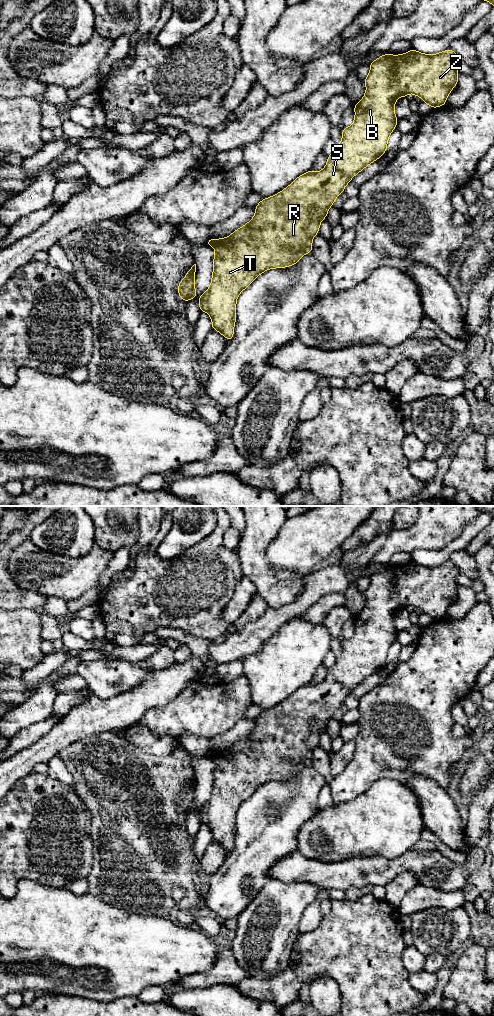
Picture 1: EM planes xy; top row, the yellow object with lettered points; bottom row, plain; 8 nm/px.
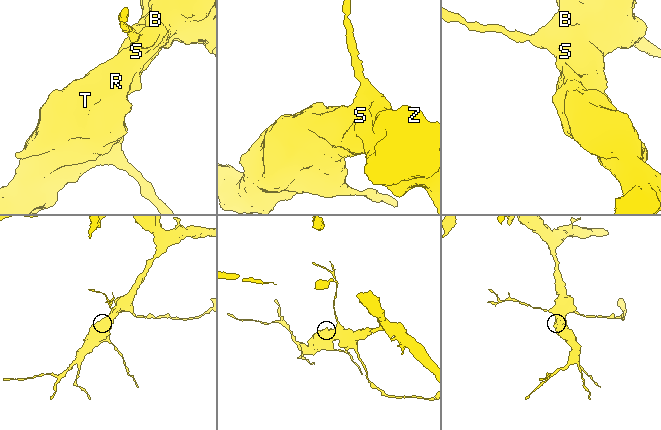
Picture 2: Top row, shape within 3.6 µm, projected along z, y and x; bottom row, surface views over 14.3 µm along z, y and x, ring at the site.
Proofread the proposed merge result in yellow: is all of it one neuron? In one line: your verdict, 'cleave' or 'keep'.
keep

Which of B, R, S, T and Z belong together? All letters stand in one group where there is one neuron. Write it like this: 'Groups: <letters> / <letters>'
Groups: B R S T Z

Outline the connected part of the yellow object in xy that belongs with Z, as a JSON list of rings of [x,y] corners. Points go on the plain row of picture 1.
[[[449,560],[437,566],[423,566],[414,561],[399,567],[387,565],[371,574],[370,584],[364,592],[366,604],[362,612],[354,617],[354,634],[342,642],[342,652],[336,658],[336,662],[328,667],[326,678],[319,684],[307,683],[279,705],[263,710],[255,718],[254,729],[230,748],[208,751],[206,757],[215,761],[213,785],[209,800],[199,810],[199,820],[201,824],[205,823],[209,826],[213,842],[230,853],[234,848],[236,815],[239,806],[266,782],[295,777],[304,766],[312,765],[313,750],[319,745],[320,735],[327,730],[328,722],[333,718],[336,710],[343,705],[344,700],[355,687],[385,666],[389,648],[397,638],[398,631],[394,623],[397,611],[413,605],[415,609],[421,609],[431,620],[444,618],[448,607],[457,598],[459,573],[459,568]]]

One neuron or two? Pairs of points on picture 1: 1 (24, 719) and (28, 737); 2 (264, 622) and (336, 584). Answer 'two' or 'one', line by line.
1: two
2: one

